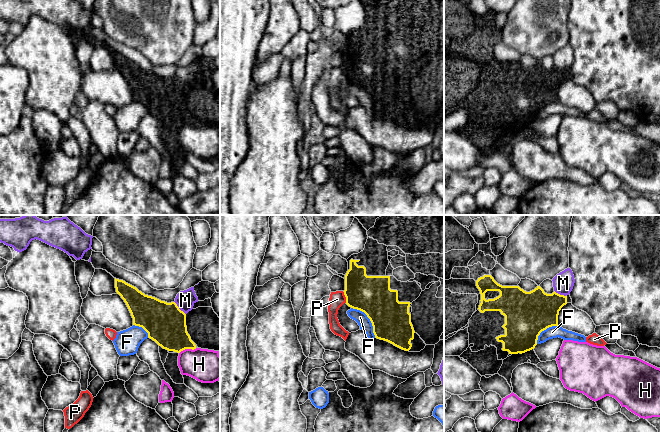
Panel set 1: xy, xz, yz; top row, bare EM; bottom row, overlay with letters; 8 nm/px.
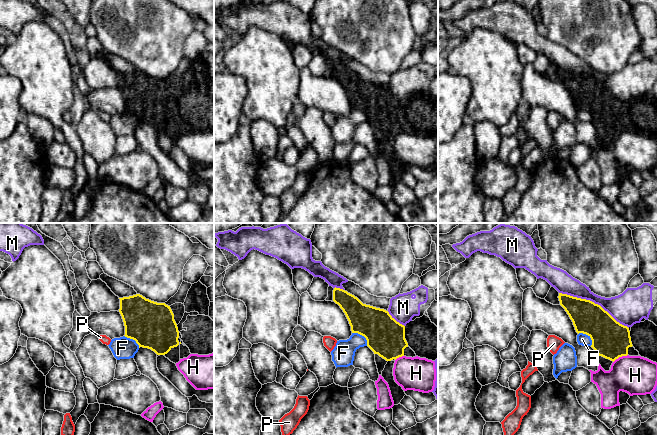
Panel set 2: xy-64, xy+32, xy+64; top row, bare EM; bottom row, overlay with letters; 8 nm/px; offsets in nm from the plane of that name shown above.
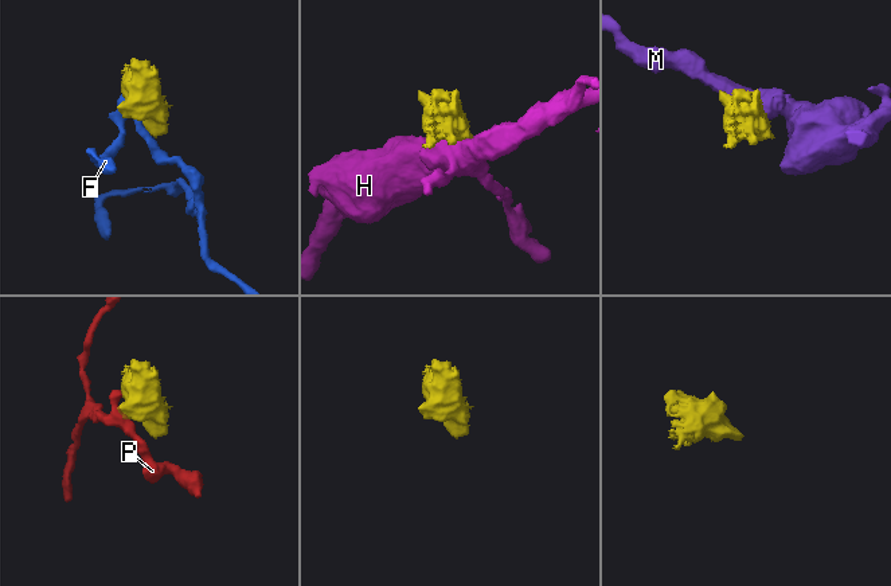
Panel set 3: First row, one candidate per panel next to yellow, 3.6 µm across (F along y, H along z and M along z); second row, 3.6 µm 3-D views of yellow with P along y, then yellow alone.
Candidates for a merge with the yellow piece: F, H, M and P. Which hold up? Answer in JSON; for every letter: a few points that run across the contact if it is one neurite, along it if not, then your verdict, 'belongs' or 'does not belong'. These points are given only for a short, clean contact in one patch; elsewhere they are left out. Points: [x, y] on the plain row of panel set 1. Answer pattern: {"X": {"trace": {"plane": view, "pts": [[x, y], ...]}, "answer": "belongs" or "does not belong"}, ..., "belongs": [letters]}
{"F": {"answer": "does not belong"}, "H": {"answer": "does not belong"}, "M": {"answer": "does not belong"}, "P": {"trace": {"plane": "xz", "pts": [[343, 68], [346, 78]]}, "answer": "does not belong"}, "belongs": []}

